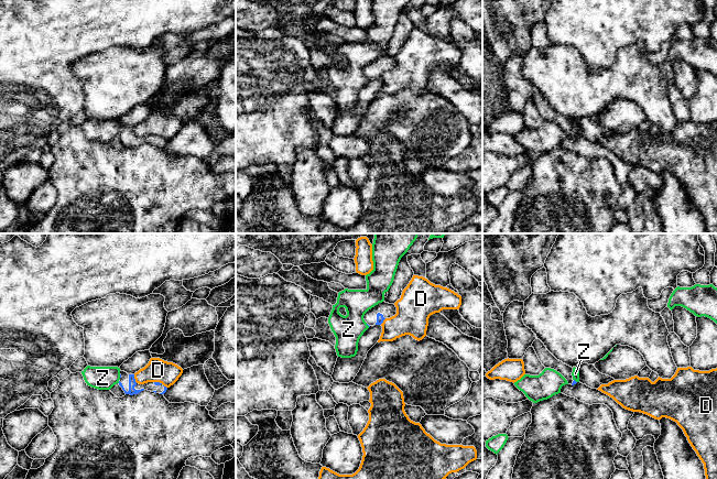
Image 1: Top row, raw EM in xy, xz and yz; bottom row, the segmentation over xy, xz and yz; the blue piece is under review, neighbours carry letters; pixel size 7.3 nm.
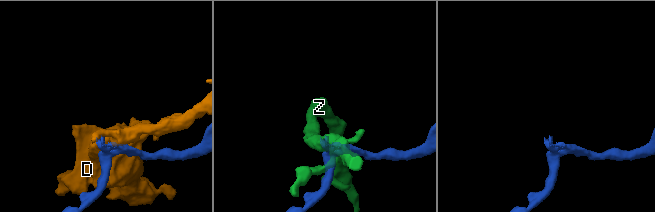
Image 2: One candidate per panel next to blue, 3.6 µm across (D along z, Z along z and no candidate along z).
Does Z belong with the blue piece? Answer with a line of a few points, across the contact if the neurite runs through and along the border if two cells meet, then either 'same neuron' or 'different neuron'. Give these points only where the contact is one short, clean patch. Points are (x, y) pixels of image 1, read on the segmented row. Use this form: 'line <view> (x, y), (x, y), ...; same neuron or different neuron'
line xy (119, 374), (120, 377); different neuron

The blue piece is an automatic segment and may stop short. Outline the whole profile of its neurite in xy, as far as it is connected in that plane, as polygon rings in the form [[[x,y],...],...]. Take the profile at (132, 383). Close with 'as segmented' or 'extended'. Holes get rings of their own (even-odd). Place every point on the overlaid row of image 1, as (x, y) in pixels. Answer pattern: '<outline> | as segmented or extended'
[[[121,370],[119,385],[122,388],[126,394],[130,395],[138,394],[143,390],[164,394],[167,390],[167,388],[160,382],[148,382],[144,384],[139,384],[135,382],[134,374],[128,374]]] | extended

